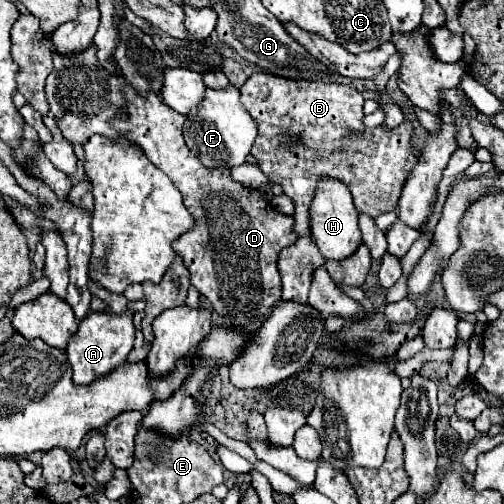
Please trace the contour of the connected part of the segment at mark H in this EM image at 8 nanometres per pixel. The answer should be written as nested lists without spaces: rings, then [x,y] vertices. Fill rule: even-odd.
[[[321,177],[309,213],[311,213],[311,239],[315,241],[315,245],[319,247],[325,259],[341,261],[357,251],[361,243],[361,231],[357,223],[359,213],[353,205],[353,197],[349,189],[341,181],[335,181],[331,177]]]

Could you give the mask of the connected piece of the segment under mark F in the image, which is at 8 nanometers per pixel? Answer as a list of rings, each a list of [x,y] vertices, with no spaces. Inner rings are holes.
[[[229,85],[227,89],[205,89],[205,97],[199,103],[199,109],[189,113],[185,119],[183,137],[187,147],[203,161],[203,165],[217,167],[217,163],[225,163],[235,167],[245,163],[257,137],[257,125],[239,103],[239,89]]]

